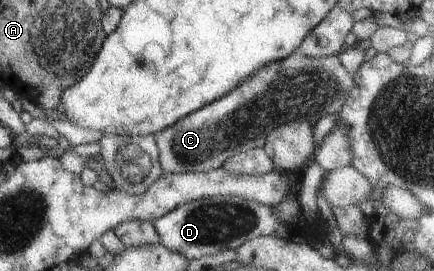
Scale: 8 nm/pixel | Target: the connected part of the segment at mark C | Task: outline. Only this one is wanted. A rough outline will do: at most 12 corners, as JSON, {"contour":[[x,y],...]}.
{"contour":[[295,53],[154,135],[162,173],[222,167],[339,113],[338,54]]}

